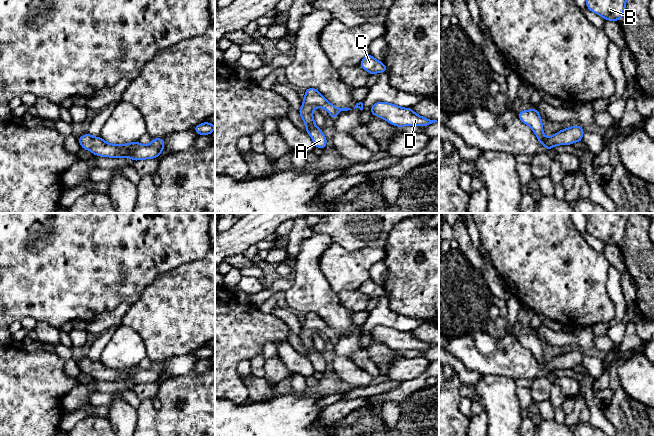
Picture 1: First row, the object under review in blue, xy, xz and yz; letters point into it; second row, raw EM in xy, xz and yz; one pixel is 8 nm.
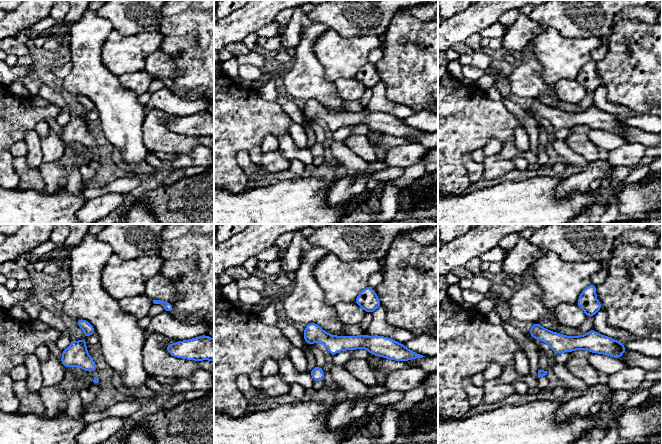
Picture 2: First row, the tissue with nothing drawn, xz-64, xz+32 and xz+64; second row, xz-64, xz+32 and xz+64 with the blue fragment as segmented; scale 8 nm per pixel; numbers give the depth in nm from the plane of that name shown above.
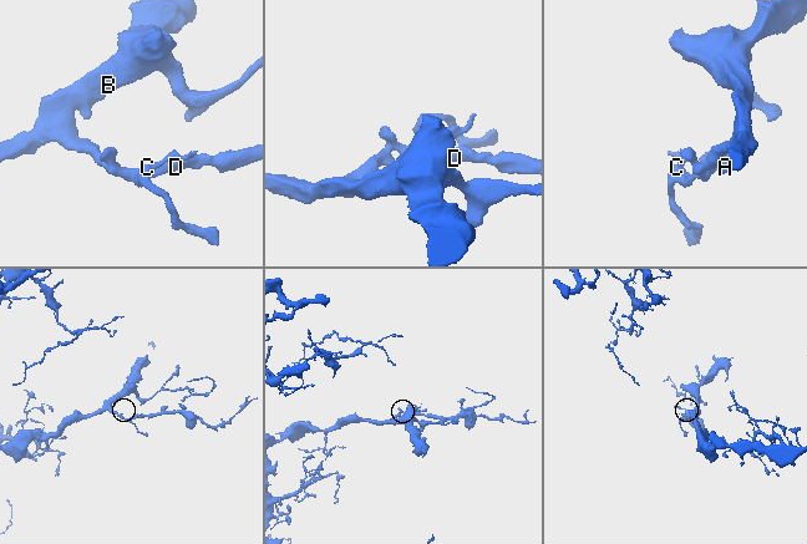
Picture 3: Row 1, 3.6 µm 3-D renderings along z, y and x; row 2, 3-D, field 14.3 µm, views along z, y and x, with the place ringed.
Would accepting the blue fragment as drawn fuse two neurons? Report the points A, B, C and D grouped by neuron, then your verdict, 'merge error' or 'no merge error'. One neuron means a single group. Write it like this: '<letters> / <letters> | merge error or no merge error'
A B C D | no merge error

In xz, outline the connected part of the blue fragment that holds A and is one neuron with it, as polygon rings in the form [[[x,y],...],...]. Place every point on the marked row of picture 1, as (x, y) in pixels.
[[[316,88],[305,90],[305,97],[298,112],[306,125],[306,132],[311,136],[316,148],[326,149],[327,139],[313,119],[313,109],[316,107],[326,109],[330,114],[330,120],[334,119],[340,112],[351,109],[333,106]]]

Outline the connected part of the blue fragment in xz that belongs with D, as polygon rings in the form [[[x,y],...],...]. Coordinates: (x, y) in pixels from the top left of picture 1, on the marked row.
[[[376,102],[371,107],[371,114],[382,119],[388,123],[397,126],[428,126],[429,124],[439,122],[439,120],[431,120],[419,116],[411,107],[403,108],[388,102]]]

